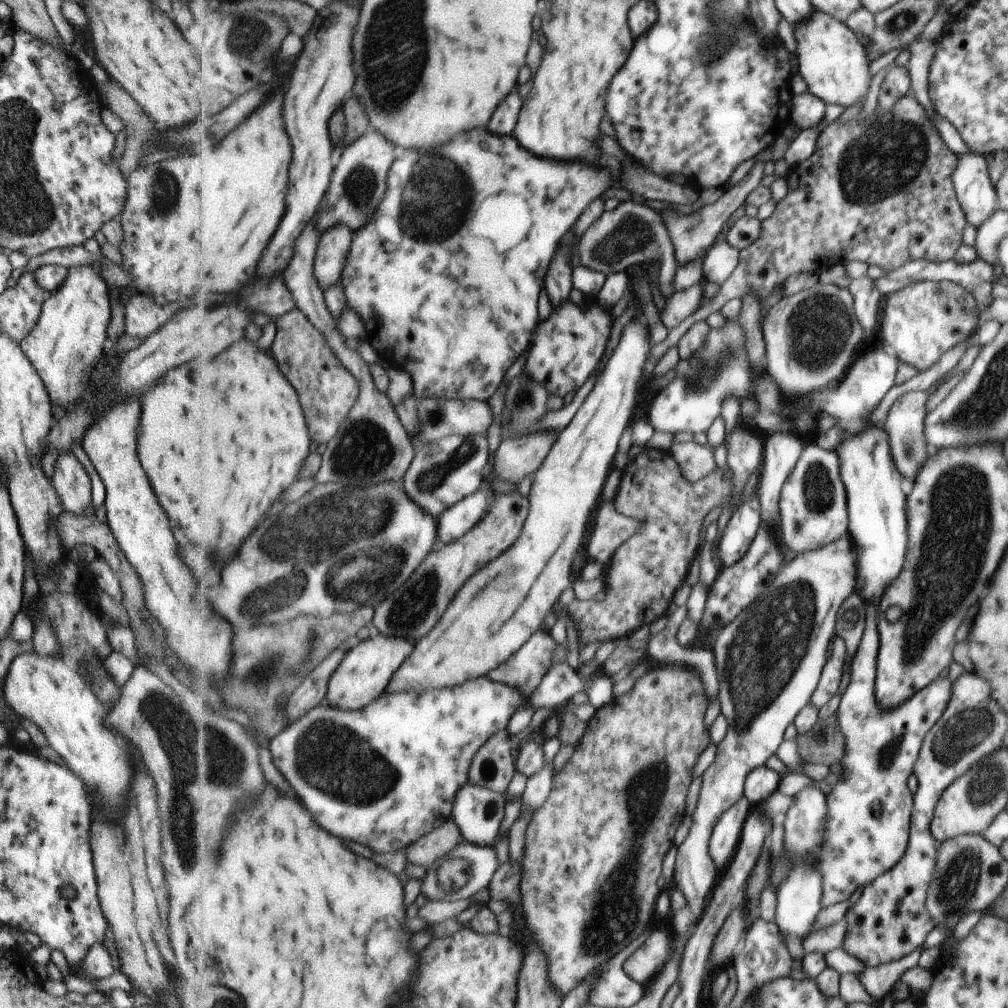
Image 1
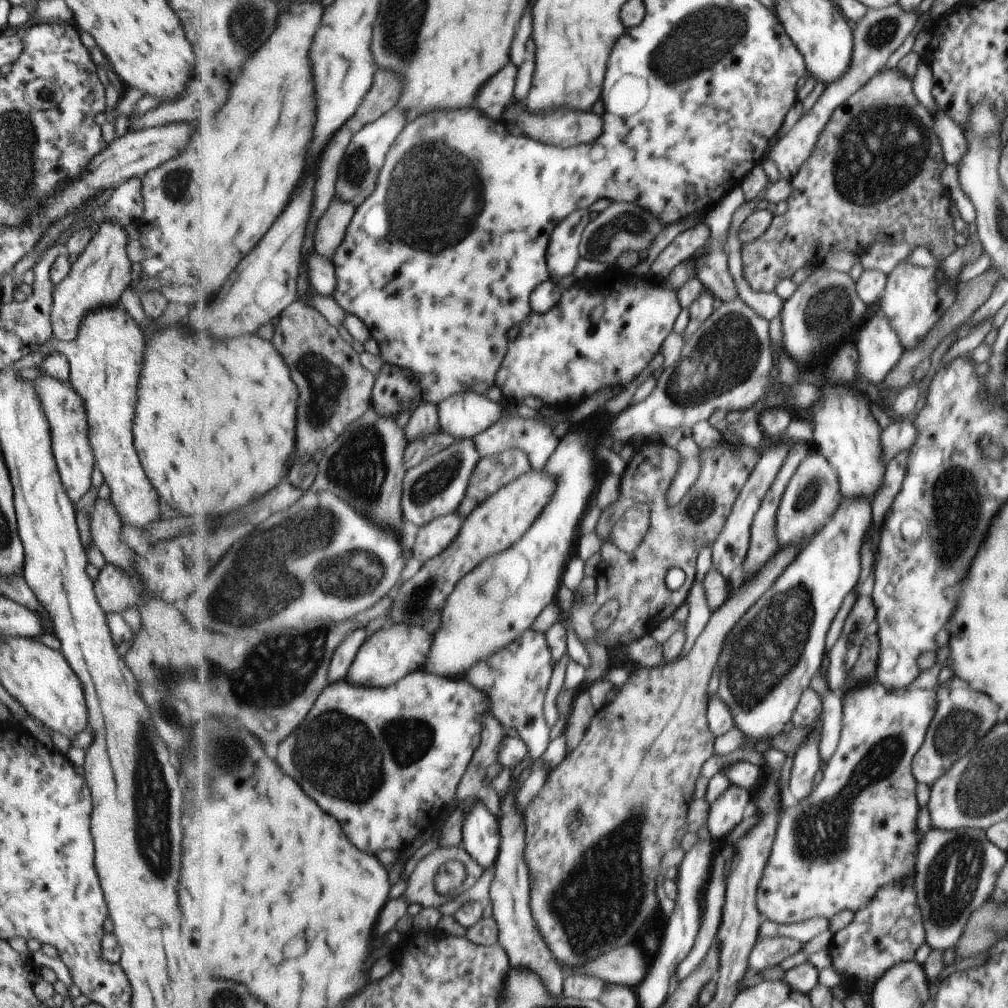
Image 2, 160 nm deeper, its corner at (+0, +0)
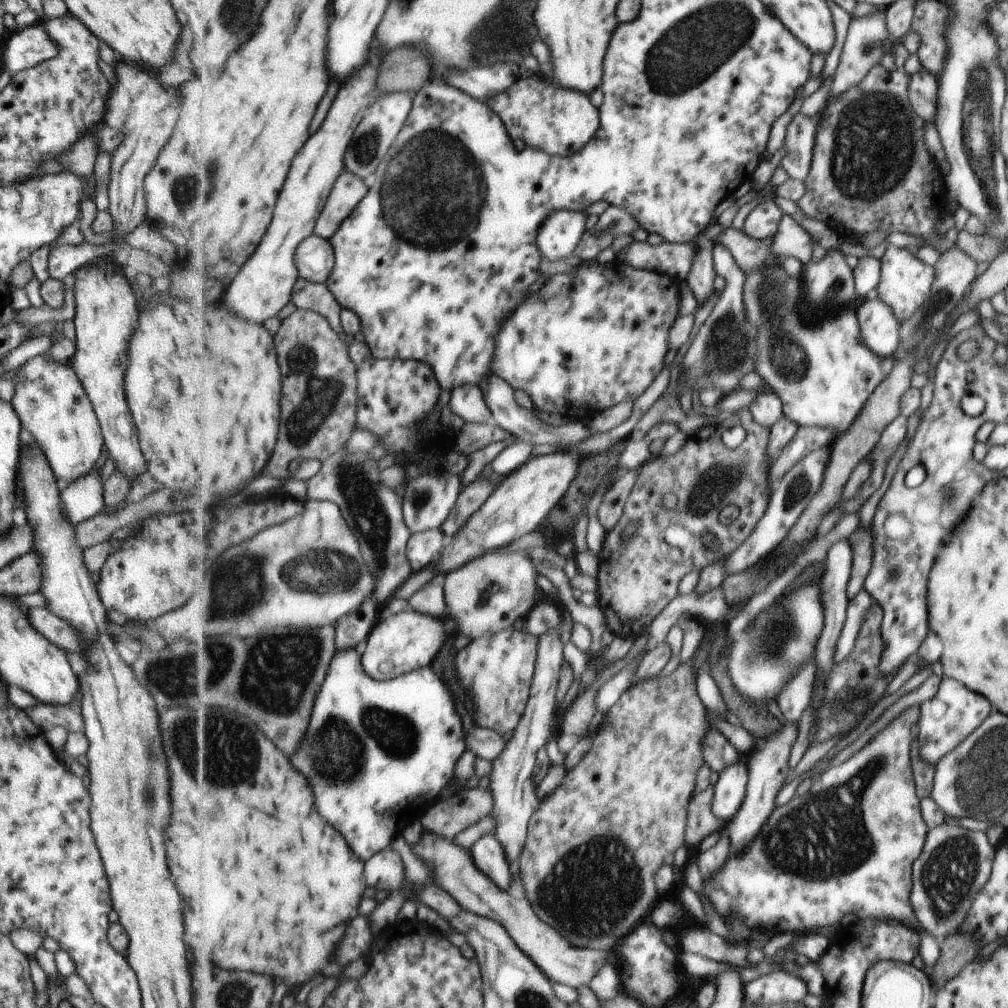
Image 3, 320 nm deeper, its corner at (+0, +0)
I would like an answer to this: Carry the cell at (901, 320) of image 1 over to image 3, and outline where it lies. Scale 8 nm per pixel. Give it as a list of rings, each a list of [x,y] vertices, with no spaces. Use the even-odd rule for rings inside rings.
[[[888,244],[880,258],[880,277],[874,294],[892,308],[897,319],[904,321],[927,300],[934,278],[935,269],[919,261],[913,250]]]

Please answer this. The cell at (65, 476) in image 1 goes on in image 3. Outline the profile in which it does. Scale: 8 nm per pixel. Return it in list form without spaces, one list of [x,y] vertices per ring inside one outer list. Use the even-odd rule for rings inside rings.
[[[48,352],[36,355],[16,368],[12,383],[13,394],[9,404],[20,420],[21,431],[40,446],[56,480],[71,482],[93,469],[93,464],[103,449],[102,432],[91,403],[70,362],[59,363],[53,360]]]

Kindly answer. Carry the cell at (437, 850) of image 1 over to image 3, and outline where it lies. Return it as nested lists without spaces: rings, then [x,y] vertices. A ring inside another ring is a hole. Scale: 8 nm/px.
[[[460,788],[451,798],[429,807],[420,823],[425,831],[453,839],[463,828],[469,828],[491,815],[494,808],[495,799],[490,788]]]

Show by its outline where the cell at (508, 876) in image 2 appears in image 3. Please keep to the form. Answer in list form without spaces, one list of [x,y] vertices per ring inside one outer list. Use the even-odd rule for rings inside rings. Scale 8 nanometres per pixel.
[[[551,629],[540,636],[538,644],[538,659],[536,671],[530,690],[529,706],[525,709],[520,723],[508,740],[506,749],[492,762],[490,785],[495,799],[493,815],[498,822],[496,837],[504,846],[507,858],[517,871],[523,849],[528,837],[528,826],[531,817],[541,806],[541,801],[535,794],[534,770],[537,766],[539,751],[546,746],[554,734],[553,728],[557,721],[558,684],[563,660],[563,645],[561,629]]]

